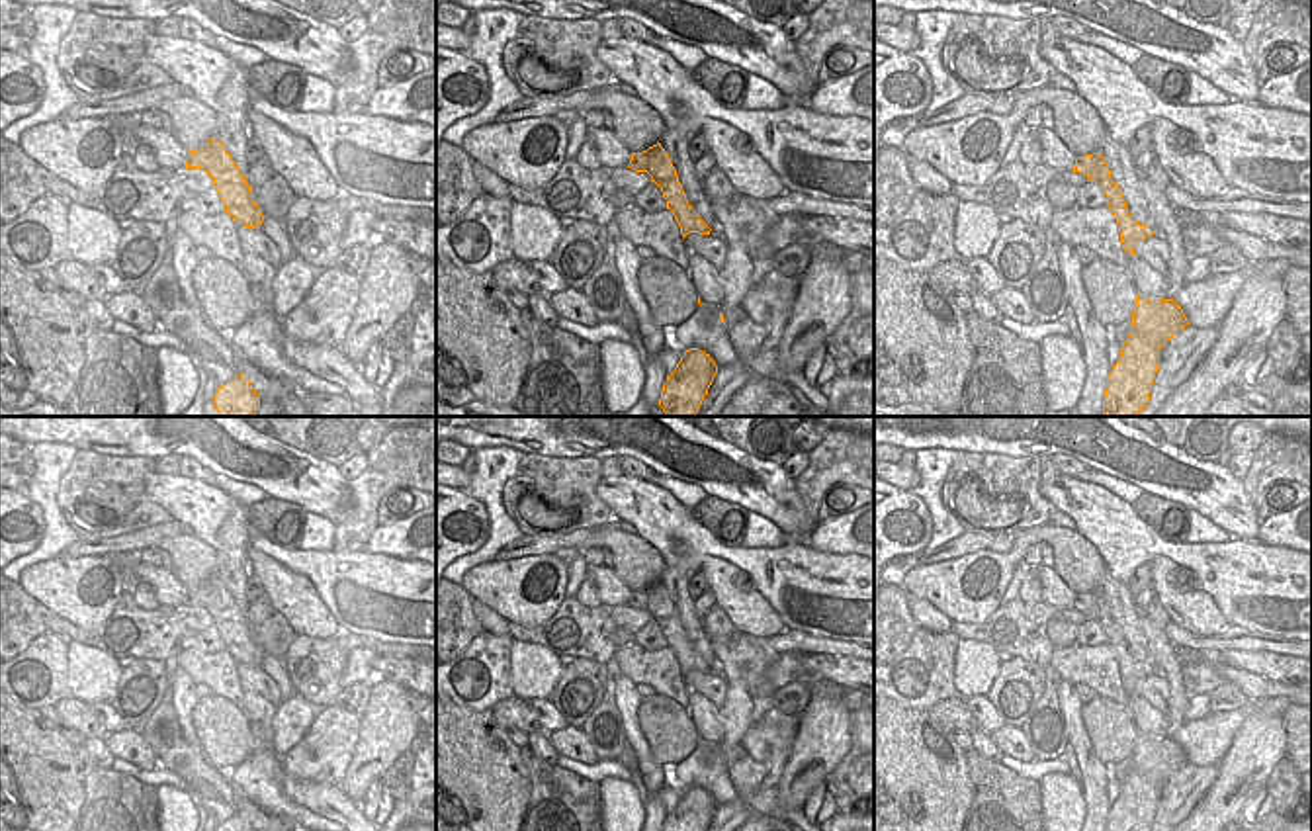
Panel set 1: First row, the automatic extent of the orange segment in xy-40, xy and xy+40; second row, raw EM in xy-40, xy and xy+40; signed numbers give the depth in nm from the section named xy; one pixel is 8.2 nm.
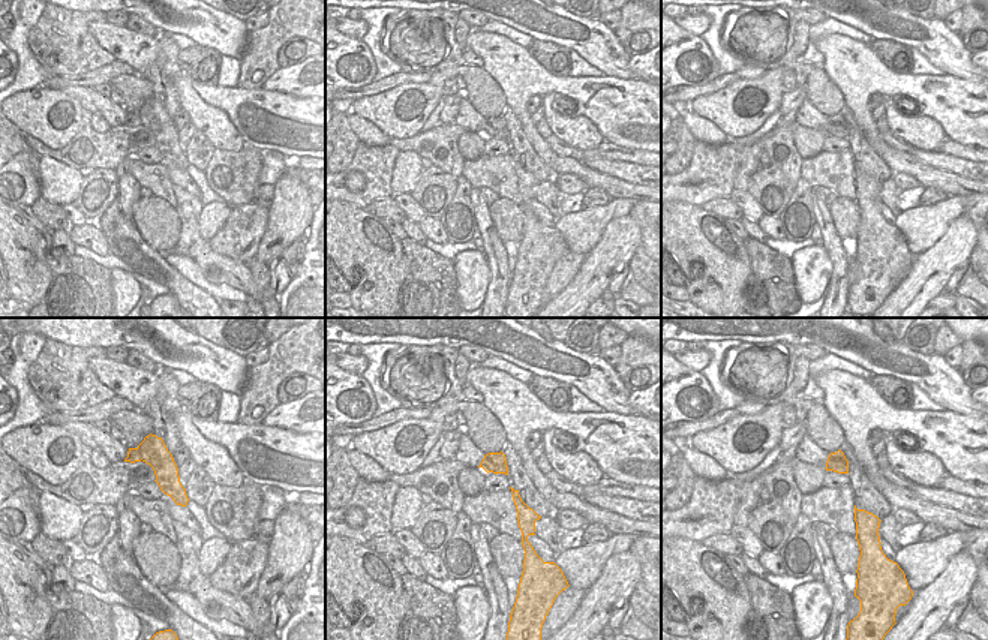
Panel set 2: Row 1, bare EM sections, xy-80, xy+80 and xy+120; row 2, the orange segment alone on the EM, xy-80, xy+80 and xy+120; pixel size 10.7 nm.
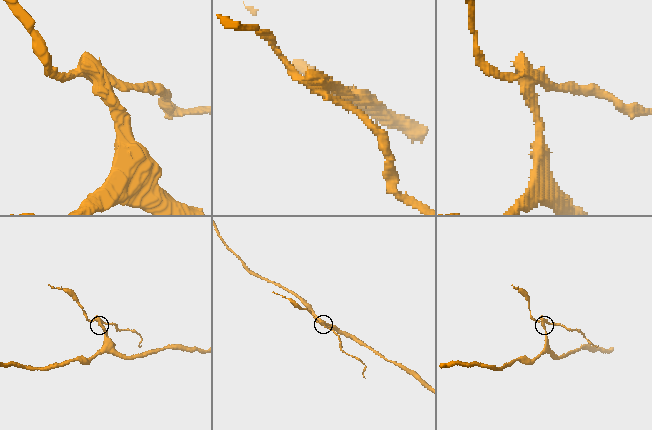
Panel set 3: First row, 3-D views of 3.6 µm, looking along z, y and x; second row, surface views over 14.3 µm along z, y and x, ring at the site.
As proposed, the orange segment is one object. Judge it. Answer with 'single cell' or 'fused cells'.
fused cells

